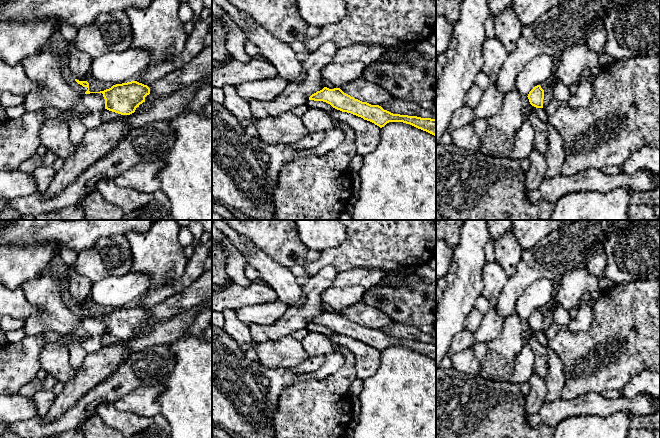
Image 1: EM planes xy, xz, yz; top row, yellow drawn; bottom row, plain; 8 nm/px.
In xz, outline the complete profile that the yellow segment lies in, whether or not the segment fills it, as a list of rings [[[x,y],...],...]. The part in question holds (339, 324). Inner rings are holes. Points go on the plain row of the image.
[[[324,311],[312,318],[309,324],[326,326],[337,334],[361,341],[380,352],[389,346],[403,346],[436,360],[436,343],[393,338],[379,329],[371,329],[355,323],[340,312],[329,313]]]

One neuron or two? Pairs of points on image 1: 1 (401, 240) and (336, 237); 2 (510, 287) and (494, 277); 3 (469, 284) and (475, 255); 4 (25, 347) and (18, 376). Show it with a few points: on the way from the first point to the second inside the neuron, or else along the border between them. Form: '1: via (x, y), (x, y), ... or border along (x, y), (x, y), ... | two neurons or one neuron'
1: border along (346, 230), (344, 240), (340, 244), (324, 250) | two neurons
2: border along (509, 277), (496, 305) | two neurons
3: via (469, 277), (469, 262) | one neuron
4: via (25, 354), (18, 363), (18, 369) | one neuron

